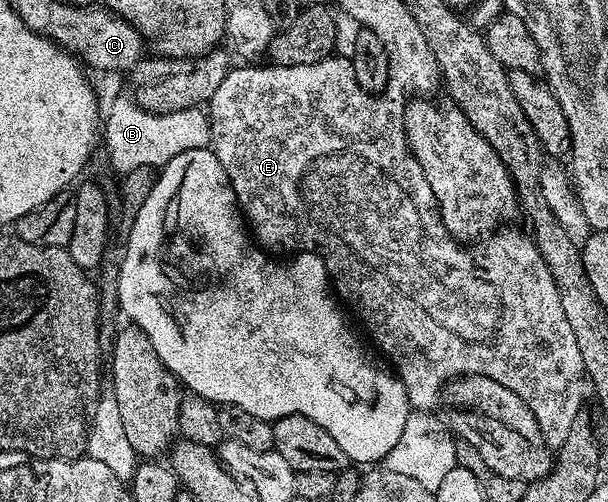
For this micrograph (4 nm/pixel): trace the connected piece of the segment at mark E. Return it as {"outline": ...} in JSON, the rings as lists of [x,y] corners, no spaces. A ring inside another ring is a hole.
{"outline":[[[330,56],[321,59],[319,63],[299,64],[297,67],[274,64],[259,65],[263,64],[239,64],[236,70],[235,67],[228,69],[225,80],[221,80],[221,85],[217,88],[217,92],[213,92],[209,103],[211,146],[217,160],[221,160],[221,164],[229,176],[235,199],[239,201],[239,209],[249,223],[250,233],[256,243],[268,252],[276,252],[275,250],[317,251],[319,257],[323,259],[328,279],[338,301],[345,306],[347,302],[348,308],[359,317],[360,324],[367,329],[368,336],[379,345],[380,352],[391,361],[390,369],[395,377],[401,380],[415,410],[427,410],[429,406],[427,402],[433,401],[438,394],[440,397],[441,387],[448,380],[464,374],[484,374],[497,380],[497,384],[505,384],[505,388],[509,388],[509,392],[517,392],[517,396],[521,396],[521,400],[525,400],[525,404],[529,404],[529,408],[541,428],[541,436],[547,441],[547,445],[552,448],[558,447],[559,443],[565,440],[565,436],[569,436],[569,428],[573,428],[577,416],[584,409],[585,371],[581,360],[581,348],[577,348],[577,340],[573,337],[573,328],[569,328],[569,320],[565,320],[565,308],[561,308],[561,296],[557,296],[557,284],[553,280],[541,252],[537,252],[534,241],[524,231],[523,235],[519,230],[503,230],[504,228],[496,229],[490,236],[468,246],[456,242],[448,234],[439,215],[439,206],[435,202],[433,188],[429,188],[429,180],[425,180],[425,172],[421,172],[421,164],[417,164],[417,160],[411,155],[410,148],[407,147],[407,133],[403,127],[404,110],[395,110],[395,106],[393,106],[395,98],[397,98],[397,104],[405,102],[405,99],[401,97],[403,78],[395,78],[395,82],[387,82],[386,90],[378,96],[372,96],[357,84],[353,64],[350,57],[347,56]],[[373,262],[469,262],[471,274],[477,280],[489,284],[497,292],[497,312],[493,318],[493,326],[489,330],[485,330],[483,334],[477,334],[475,338],[463,336],[461,332],[455,332],[455,330],[443,326],[437,318],[433,318],[427,312],[427,308],[419,300],[415,300],[409,292],[405,292],[393,278],[389,278],[389,274],[383,268],[375,266]]]}

